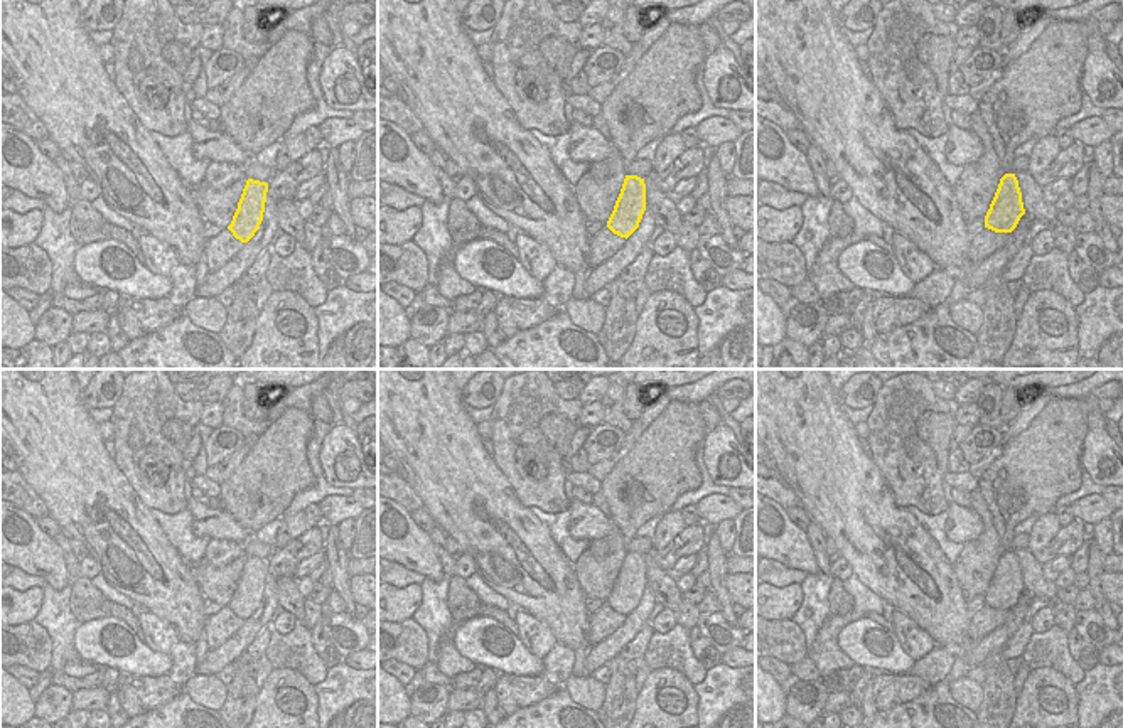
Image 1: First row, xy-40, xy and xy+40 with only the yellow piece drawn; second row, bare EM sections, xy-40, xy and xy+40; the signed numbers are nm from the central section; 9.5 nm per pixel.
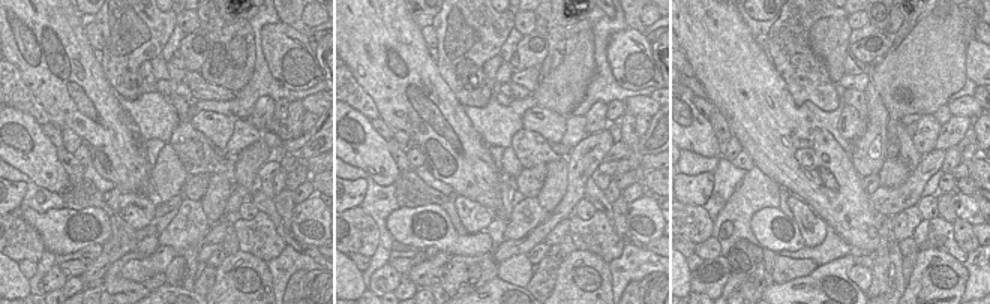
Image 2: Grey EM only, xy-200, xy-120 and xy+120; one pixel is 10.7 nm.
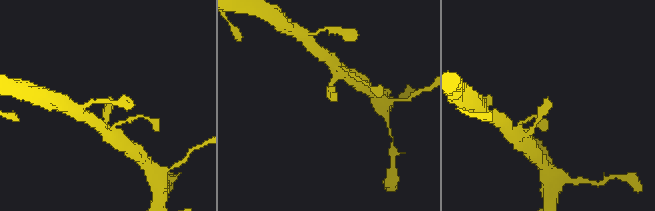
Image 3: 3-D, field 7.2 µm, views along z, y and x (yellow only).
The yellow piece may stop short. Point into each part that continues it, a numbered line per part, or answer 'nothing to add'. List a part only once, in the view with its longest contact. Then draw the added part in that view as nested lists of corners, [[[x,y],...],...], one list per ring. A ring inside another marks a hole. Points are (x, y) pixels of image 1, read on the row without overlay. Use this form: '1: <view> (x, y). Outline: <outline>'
nothing to add.

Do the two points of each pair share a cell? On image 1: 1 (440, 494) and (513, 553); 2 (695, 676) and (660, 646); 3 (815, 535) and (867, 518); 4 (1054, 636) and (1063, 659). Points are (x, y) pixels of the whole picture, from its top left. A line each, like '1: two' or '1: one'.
1: one
2: one
3: two
4: one

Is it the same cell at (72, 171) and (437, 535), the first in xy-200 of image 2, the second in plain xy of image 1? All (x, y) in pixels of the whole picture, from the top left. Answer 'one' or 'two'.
one

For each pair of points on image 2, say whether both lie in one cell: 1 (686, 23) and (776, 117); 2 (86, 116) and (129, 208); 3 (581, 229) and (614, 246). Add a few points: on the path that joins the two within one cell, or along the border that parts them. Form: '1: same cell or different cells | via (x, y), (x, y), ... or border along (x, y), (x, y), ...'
1: same cell | via (710, 45), (734, 69), (738, 80), (752, 93)
2: different cells | border along (123, 192), (146, 195)
3: same cell | via (588, 235), (597, 235), (606, 244)

